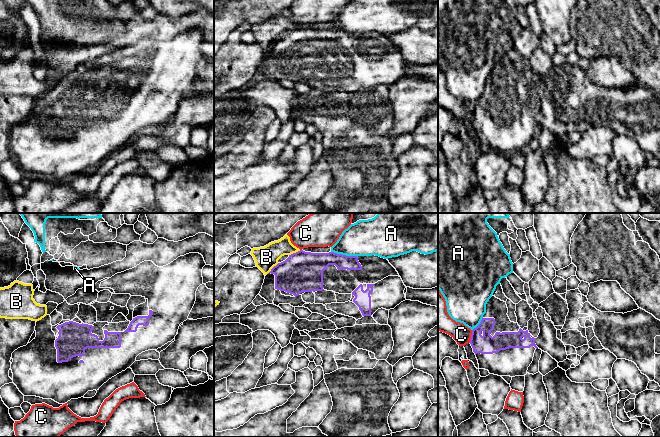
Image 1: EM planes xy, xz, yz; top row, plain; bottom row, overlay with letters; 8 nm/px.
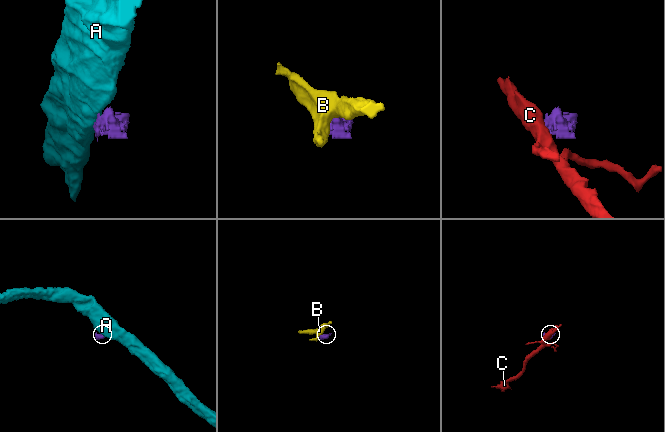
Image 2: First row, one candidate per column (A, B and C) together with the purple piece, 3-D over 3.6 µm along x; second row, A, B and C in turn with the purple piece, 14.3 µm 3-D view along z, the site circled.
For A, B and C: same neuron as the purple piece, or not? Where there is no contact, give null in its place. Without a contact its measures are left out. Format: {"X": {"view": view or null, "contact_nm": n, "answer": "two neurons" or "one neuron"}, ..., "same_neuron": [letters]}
{"A": {"view": "xz", "contact_nm": 220, "answer": "two neurons"}, "B": {"view": "xz", "contact_nm": 100, "answer": "two neurons"}, "C": {"view": "yz", "contact_nm": 110, "answer": "two neurons"}, "same_neuron": []}

